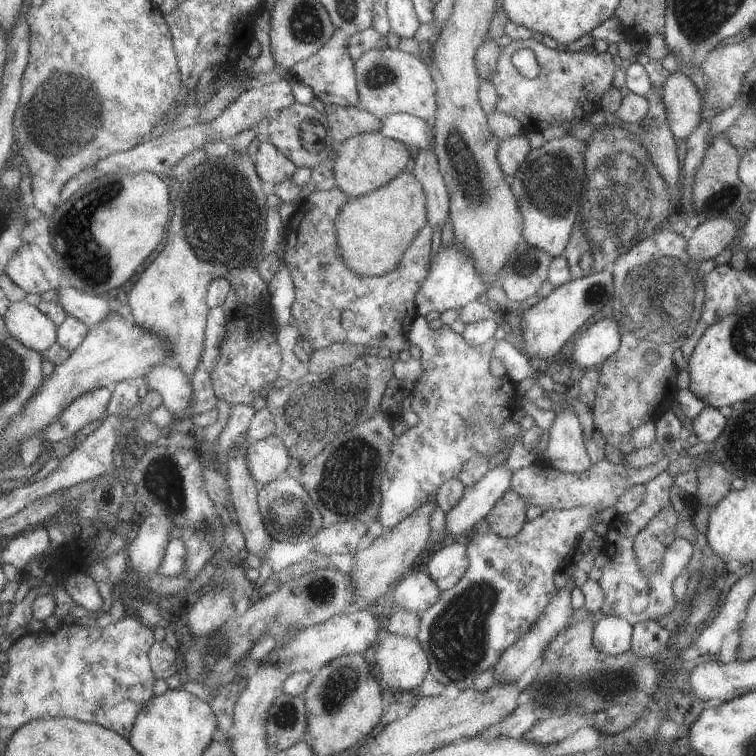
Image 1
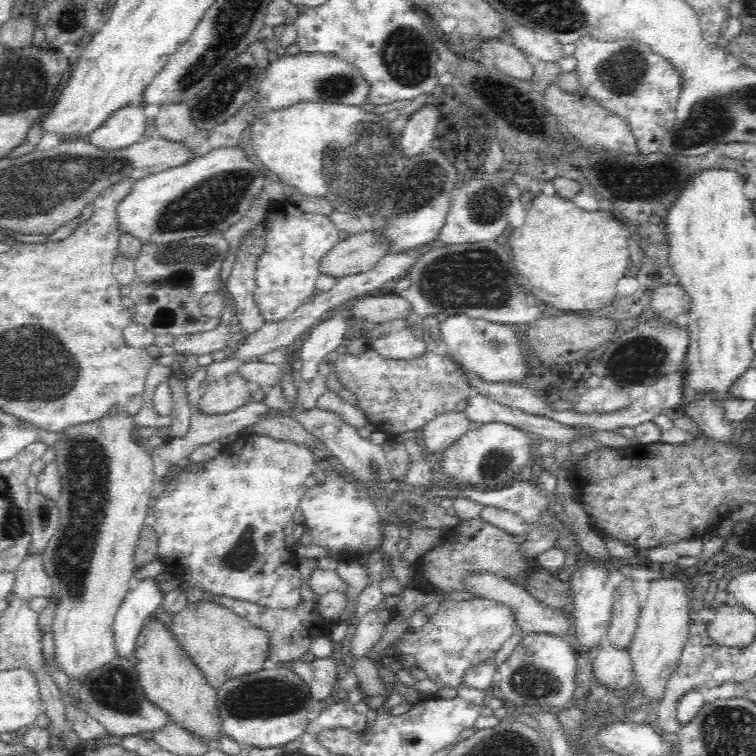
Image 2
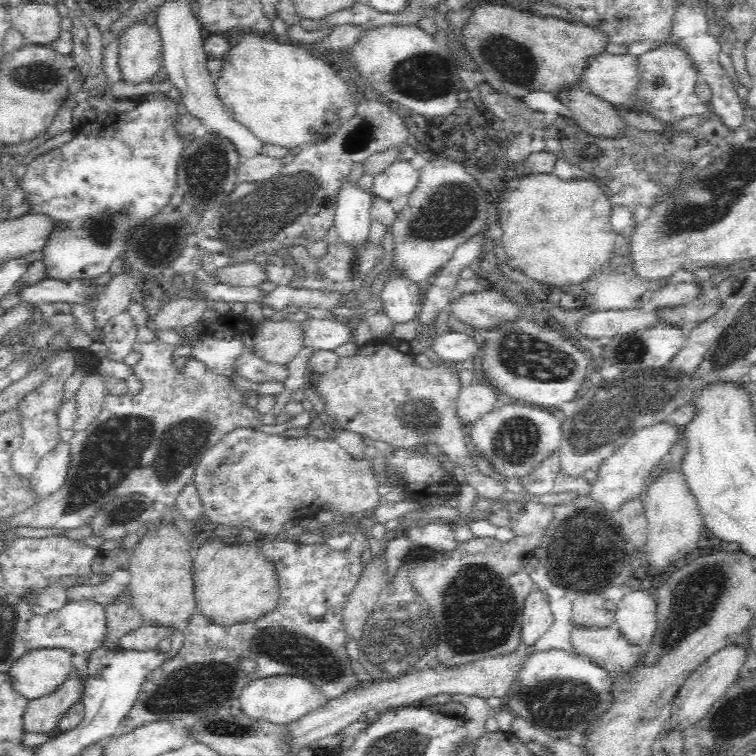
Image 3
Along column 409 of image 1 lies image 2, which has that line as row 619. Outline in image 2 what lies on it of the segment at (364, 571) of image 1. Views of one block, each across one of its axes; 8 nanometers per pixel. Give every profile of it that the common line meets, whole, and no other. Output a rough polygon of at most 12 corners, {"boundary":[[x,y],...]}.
{"boundary":[[496,574],[468,578],[468,594],[512,606],[528,634],[568,638],[572,616]]}

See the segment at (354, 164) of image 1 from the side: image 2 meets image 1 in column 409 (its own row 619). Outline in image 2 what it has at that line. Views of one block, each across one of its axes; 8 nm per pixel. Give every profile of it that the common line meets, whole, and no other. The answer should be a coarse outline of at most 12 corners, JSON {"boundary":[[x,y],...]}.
{"boundary":[[144,624],[134,664],[172,722],[222,738],[218,690],[168,624]]}

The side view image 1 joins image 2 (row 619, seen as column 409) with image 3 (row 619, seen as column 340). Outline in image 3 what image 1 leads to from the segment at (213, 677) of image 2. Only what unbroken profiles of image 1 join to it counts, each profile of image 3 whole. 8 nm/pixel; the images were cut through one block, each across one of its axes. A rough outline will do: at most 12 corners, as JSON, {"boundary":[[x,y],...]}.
{"boundary":[[208,536],[194,558],[196,604],[218,624],[280,600],[264,544]]}

